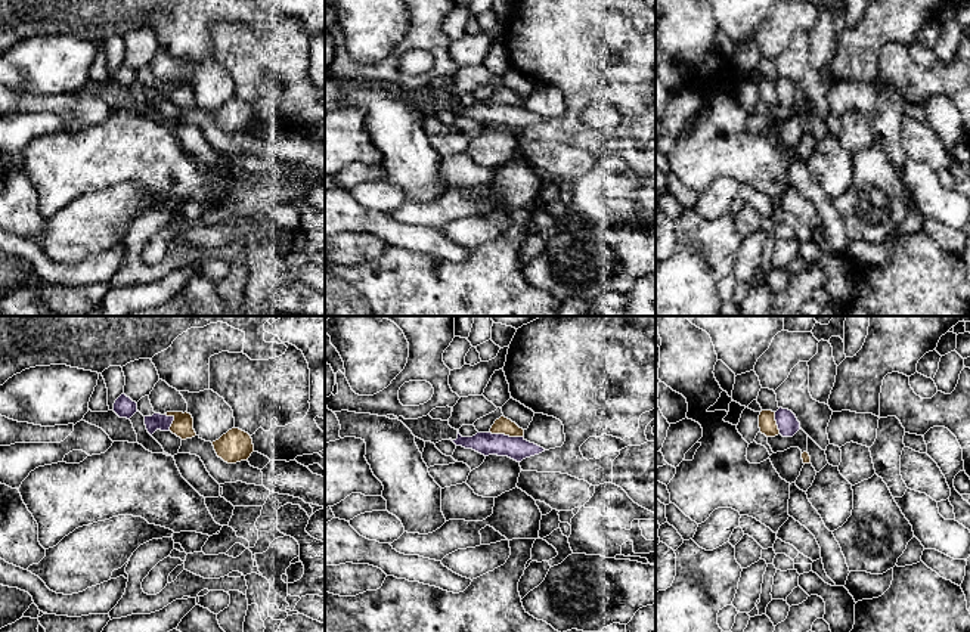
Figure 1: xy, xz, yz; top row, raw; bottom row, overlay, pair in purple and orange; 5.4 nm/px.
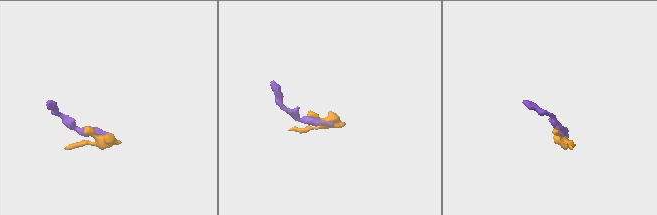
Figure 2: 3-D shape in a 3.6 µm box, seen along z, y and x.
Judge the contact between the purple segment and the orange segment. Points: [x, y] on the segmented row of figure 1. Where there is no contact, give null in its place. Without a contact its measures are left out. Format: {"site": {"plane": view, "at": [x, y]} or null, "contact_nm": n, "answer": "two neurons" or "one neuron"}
{"site": {"plane": "xz", "at": [504, 434]}, "contact_nm": 190, "answer": "two neurons"}

